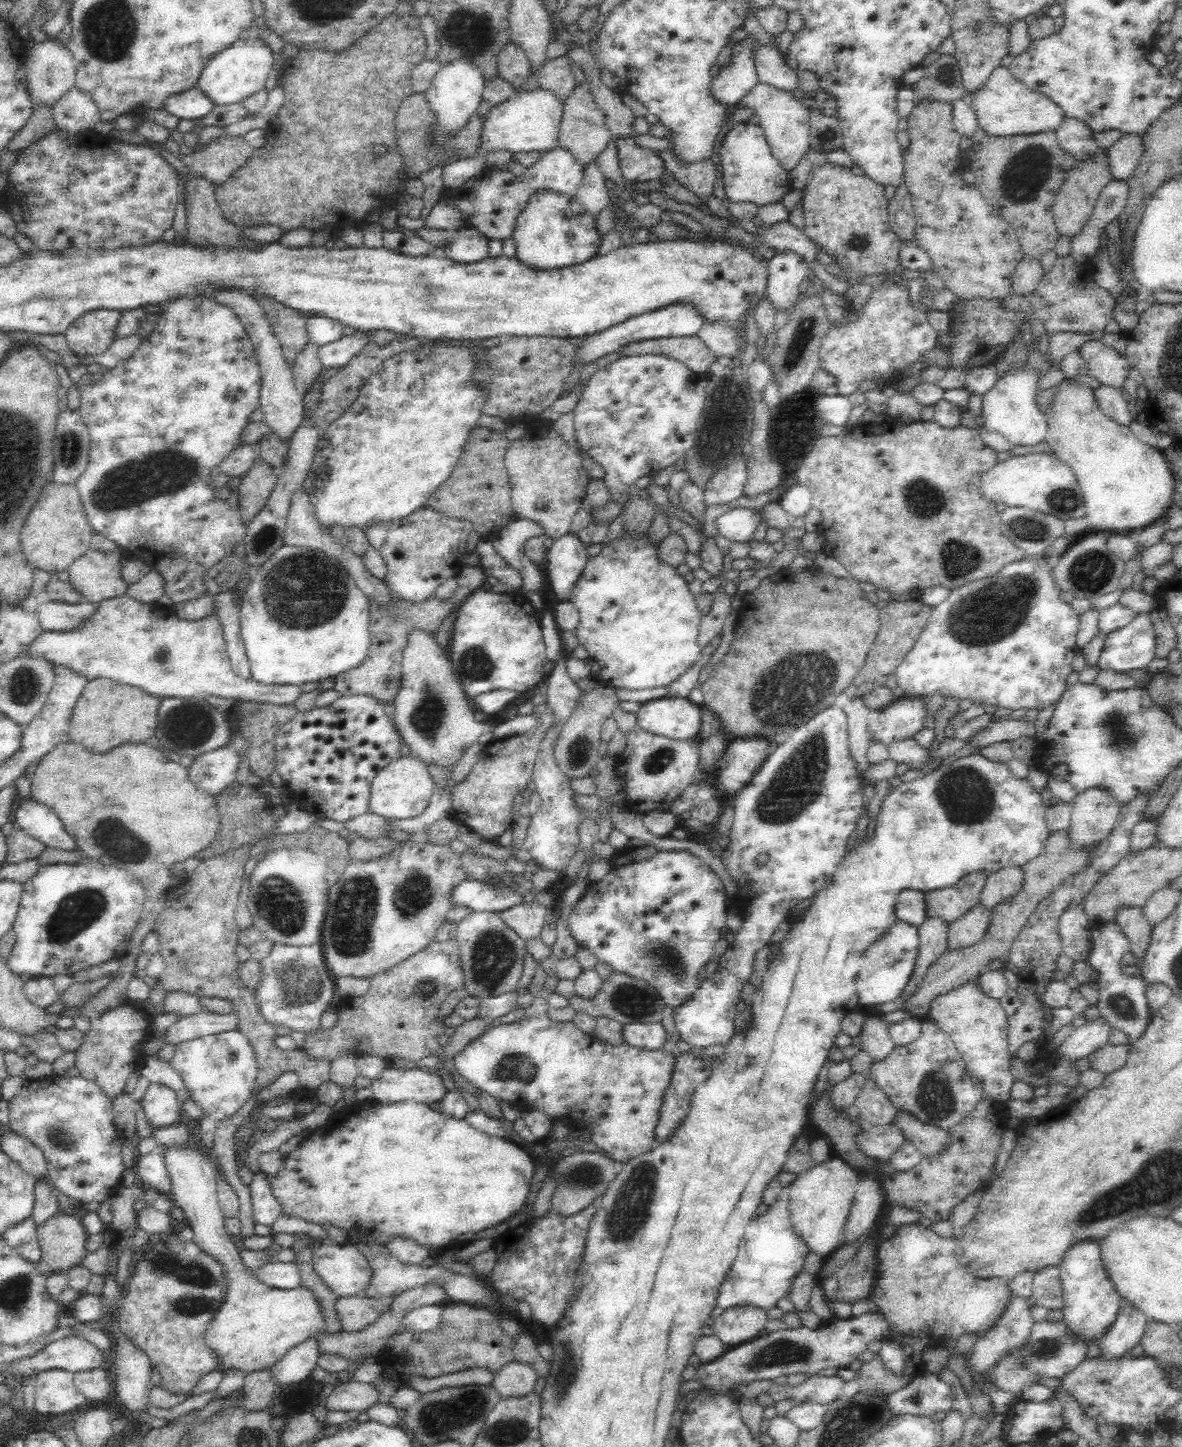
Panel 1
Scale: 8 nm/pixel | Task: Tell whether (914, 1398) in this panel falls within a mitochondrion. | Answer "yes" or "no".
yes

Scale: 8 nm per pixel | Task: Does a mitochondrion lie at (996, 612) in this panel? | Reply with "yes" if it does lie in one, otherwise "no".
yes

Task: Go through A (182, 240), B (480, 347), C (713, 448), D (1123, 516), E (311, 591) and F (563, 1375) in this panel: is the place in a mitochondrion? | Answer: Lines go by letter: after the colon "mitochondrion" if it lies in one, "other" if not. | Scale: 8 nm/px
A: other
B: other
C: mitochondrion
D: other
E: mitochondrion
F: mitochondrion

